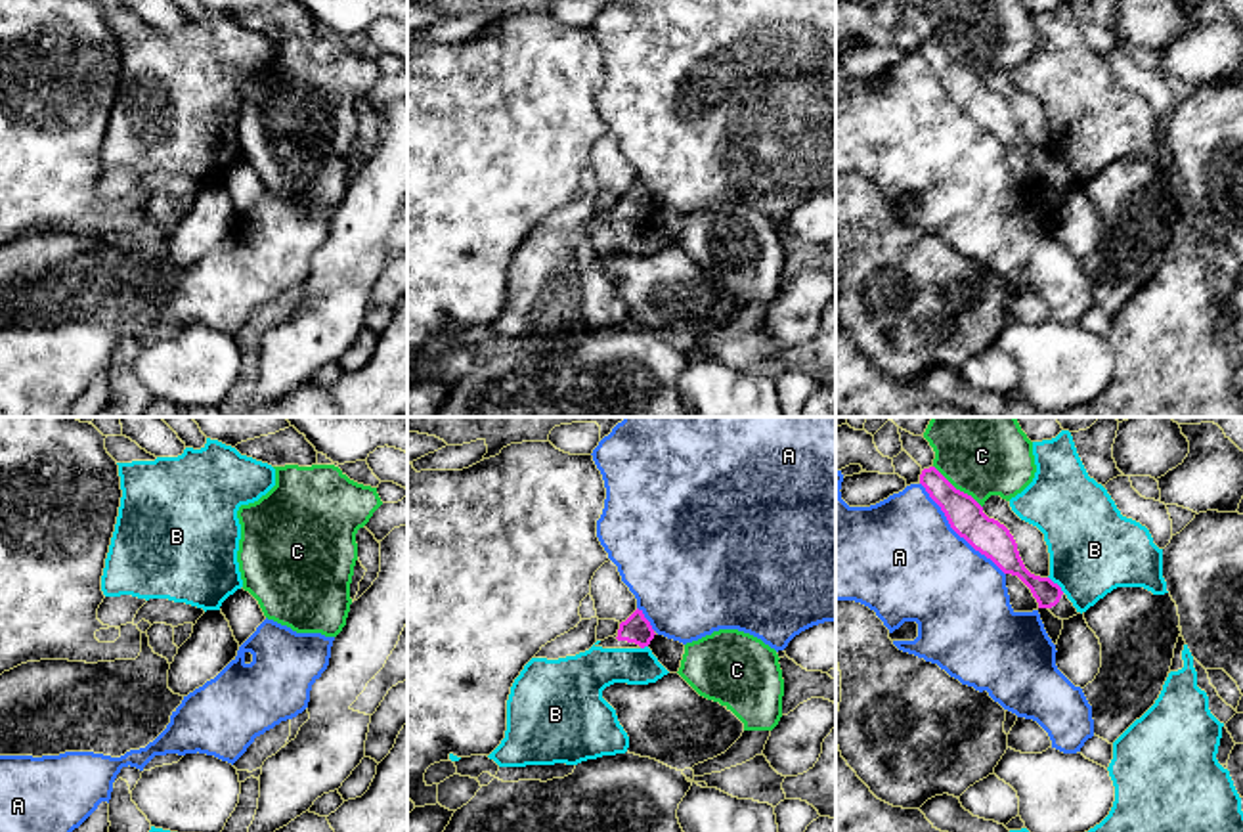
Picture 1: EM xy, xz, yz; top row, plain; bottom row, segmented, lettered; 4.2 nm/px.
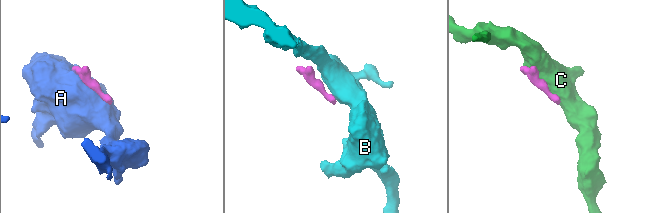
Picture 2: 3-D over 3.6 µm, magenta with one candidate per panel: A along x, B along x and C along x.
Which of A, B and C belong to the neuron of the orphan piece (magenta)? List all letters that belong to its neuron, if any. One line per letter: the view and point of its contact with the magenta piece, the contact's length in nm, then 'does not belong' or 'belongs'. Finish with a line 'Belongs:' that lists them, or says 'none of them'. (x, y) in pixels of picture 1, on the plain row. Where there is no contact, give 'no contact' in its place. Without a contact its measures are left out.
A: yz (957, 104) | 550 nm | does not belong
B: yz (1056, 155) | 100 nm | does not belong
C: yz (959, 62) | 280 nm | does not belong
Belongs: none of them

